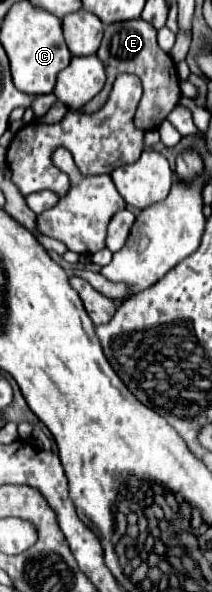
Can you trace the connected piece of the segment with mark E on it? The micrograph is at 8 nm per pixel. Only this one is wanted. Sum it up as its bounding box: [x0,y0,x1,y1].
[78,19,182,131]

